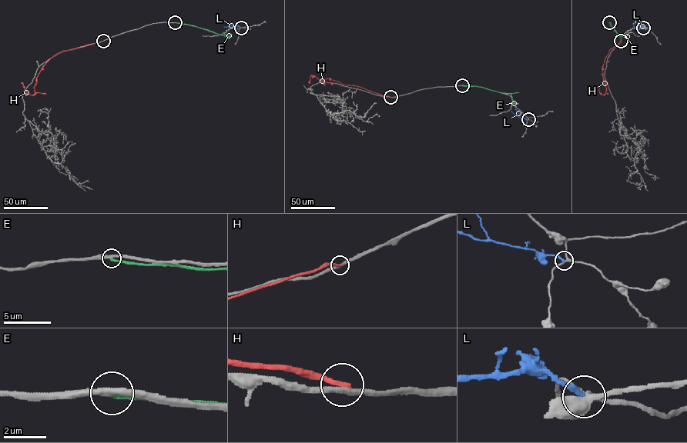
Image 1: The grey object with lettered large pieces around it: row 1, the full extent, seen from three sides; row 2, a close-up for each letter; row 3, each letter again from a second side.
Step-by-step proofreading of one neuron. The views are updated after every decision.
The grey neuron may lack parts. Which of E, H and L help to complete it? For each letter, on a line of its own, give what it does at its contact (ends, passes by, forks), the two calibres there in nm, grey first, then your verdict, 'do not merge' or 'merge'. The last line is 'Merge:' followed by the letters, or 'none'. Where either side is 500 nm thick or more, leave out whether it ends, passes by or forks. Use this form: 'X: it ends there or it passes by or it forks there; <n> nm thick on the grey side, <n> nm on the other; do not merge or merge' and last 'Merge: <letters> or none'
E: it ends there; 320 nm thick on the grey side, 280 nm on the other; do not merge
H: it ends there; 280 nm thick on the grey side, 280 nm on the other; do not merge
L: it ends there; 200 nm thick on the grey side, 240 nm on the other; do not merge
Merge: none

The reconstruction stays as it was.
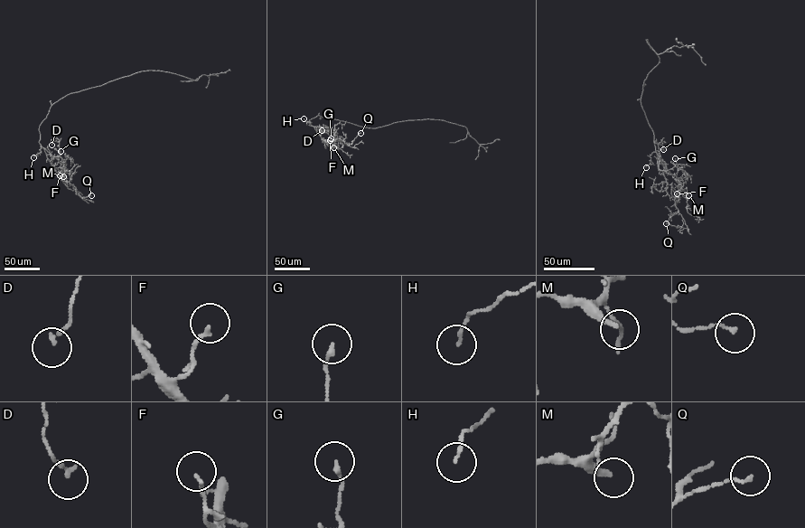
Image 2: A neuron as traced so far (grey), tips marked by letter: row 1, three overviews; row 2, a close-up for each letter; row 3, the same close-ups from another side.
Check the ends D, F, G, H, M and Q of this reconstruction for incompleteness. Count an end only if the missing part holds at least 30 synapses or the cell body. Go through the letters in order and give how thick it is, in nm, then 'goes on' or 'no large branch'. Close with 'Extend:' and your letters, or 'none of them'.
D: 150 nm | no large branch
F: 130 nm | no large branch
G: 160 nm | no large branch
H: 120 nm | no large branch
M: 240 nm | no large branch
Q: 120 nm | no large branch
Extend: none of them

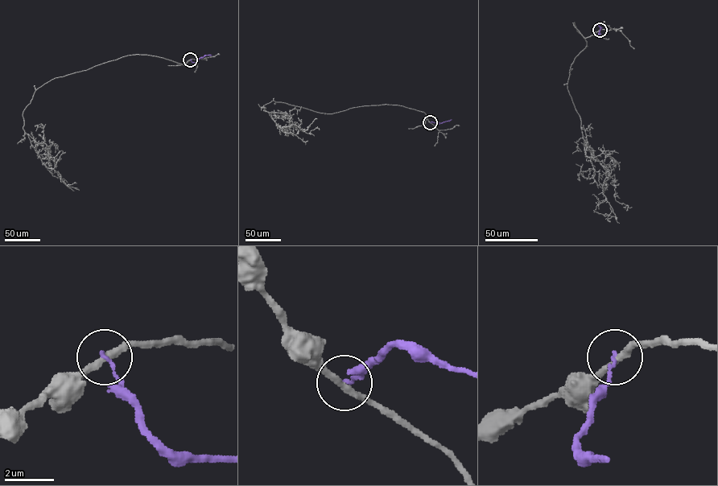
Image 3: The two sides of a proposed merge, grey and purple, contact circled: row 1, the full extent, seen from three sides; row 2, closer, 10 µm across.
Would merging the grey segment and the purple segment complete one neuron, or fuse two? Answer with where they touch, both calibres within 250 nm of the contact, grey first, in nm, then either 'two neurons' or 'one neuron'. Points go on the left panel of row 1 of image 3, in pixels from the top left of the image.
(190, 59) | 280/130 nm | two neurons

